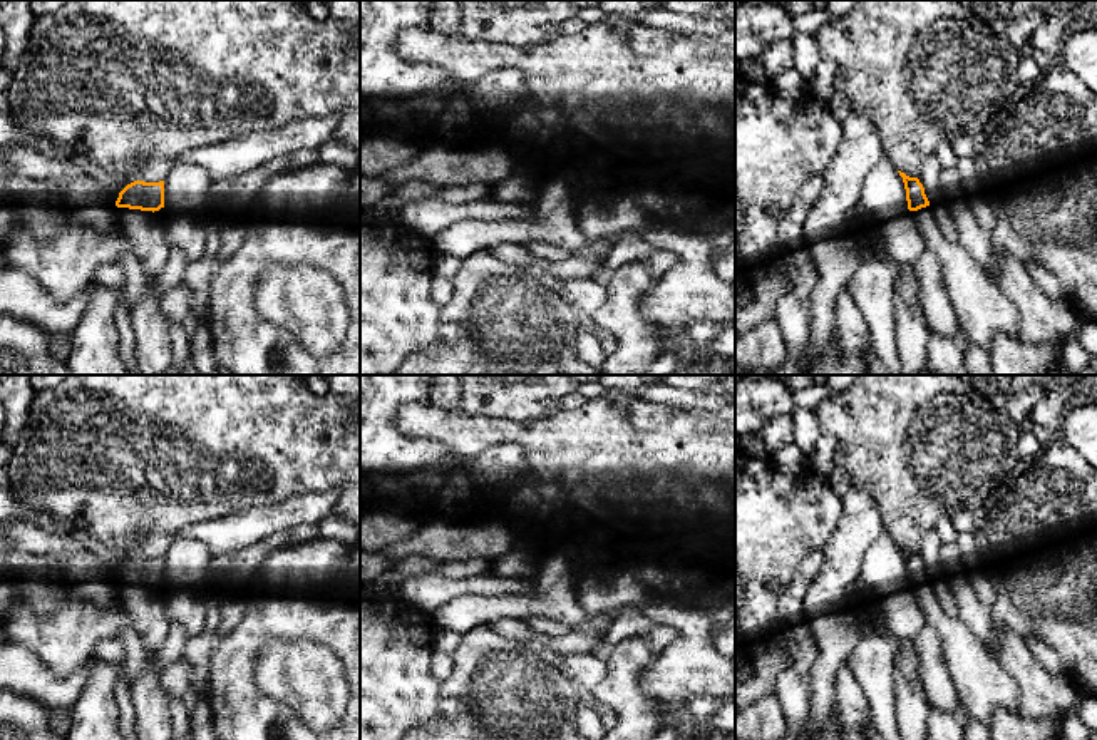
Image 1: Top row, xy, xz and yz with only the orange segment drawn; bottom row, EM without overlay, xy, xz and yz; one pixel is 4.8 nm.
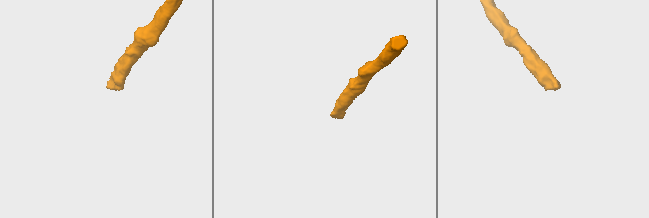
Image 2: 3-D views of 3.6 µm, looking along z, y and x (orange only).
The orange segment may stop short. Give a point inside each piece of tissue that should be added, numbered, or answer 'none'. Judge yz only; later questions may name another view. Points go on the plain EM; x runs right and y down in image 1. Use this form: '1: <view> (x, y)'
1: yz (982, 685)

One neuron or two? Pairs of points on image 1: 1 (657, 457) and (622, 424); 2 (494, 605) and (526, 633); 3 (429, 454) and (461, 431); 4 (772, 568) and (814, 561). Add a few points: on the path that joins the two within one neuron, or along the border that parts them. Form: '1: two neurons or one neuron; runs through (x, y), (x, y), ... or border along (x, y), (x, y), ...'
1: one neuron; runs through (648, 449), (630, 432)
2: two neurons; border along (521, 620), (499, 620), (494, 625)
3: two neurons; border along (402, 436), (434, 441), (439, 446), (441, 457)
4: two neurons; border along (821, 548), (803, 560), (796, 576), (779, 598)

